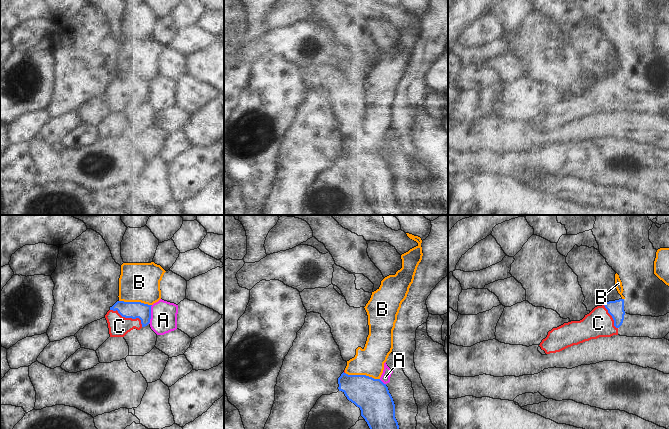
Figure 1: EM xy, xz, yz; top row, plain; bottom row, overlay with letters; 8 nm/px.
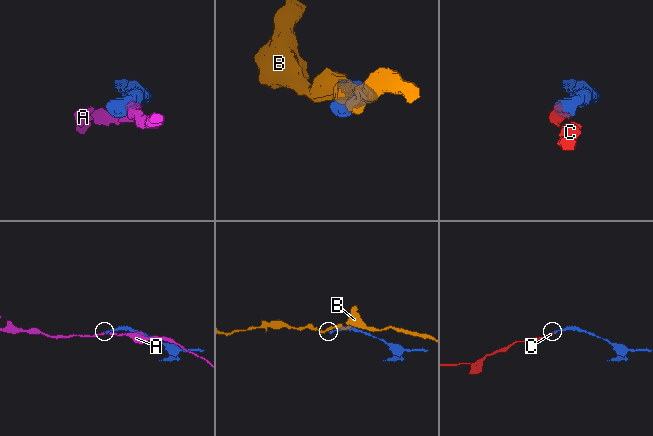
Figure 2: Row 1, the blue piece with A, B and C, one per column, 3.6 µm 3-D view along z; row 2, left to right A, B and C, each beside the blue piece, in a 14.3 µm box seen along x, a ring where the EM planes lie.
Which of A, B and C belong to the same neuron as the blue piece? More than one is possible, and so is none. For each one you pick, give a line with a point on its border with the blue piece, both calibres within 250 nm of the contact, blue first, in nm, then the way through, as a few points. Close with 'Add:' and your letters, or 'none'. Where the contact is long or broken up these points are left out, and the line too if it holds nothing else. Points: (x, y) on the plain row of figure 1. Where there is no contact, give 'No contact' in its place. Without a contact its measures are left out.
C: Touches blue at xy (128, 93). Thickness 130 nm (blue) against 170 nm. Path across: xy (133, 86), (128, 93), (119, 102)
Add: C.

